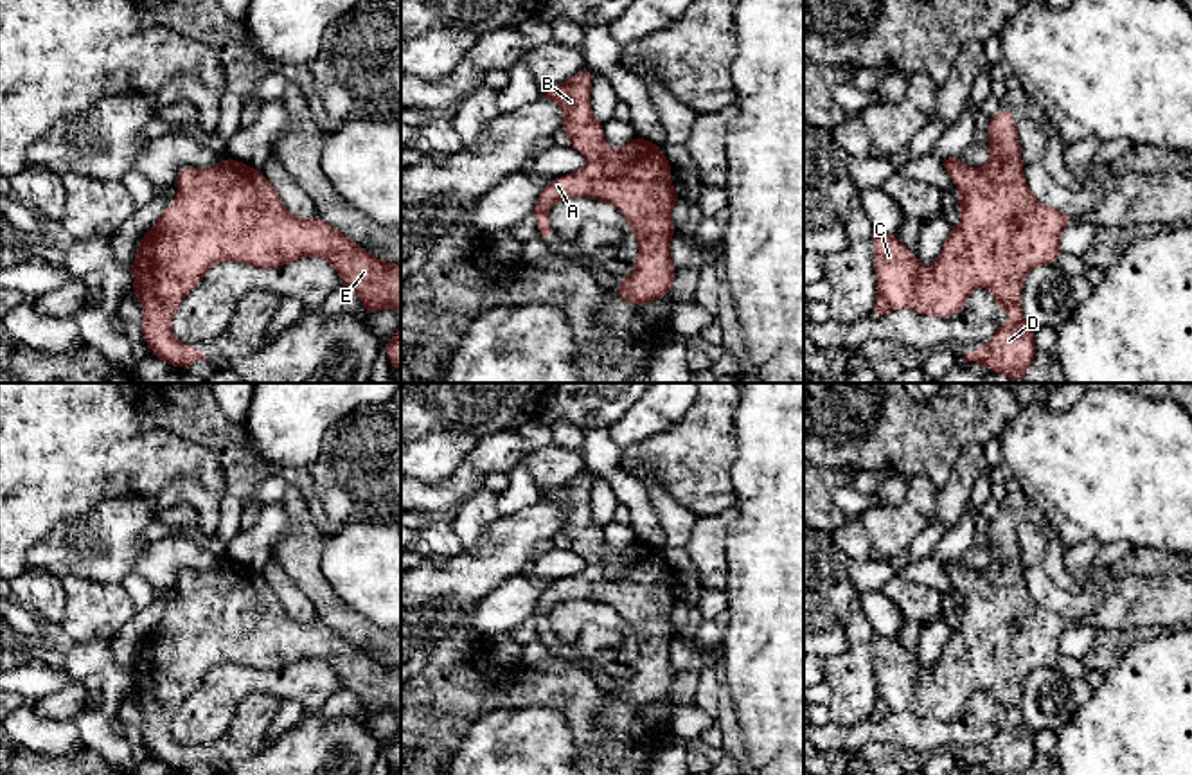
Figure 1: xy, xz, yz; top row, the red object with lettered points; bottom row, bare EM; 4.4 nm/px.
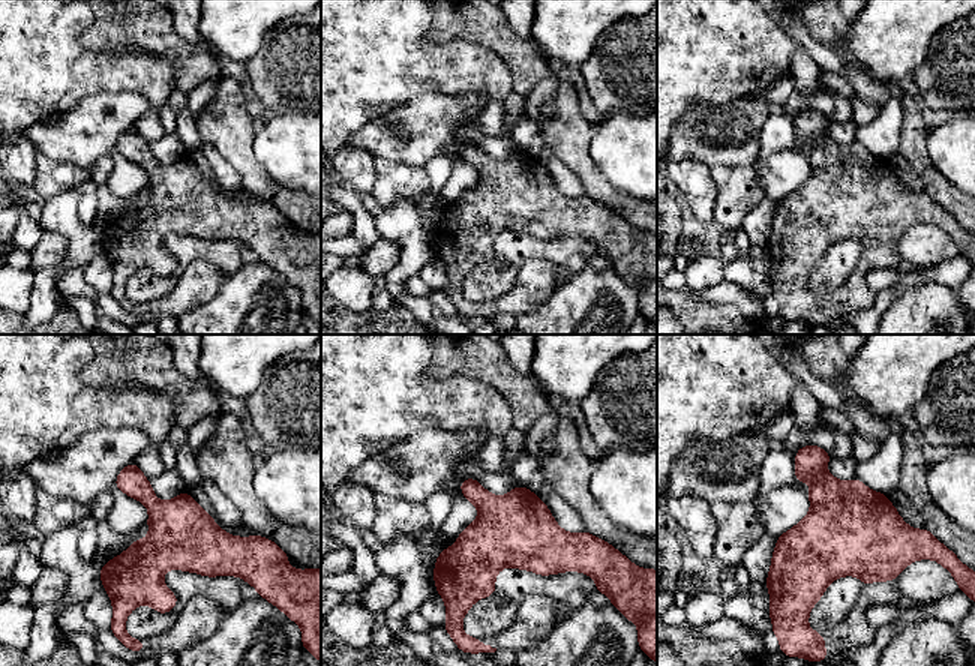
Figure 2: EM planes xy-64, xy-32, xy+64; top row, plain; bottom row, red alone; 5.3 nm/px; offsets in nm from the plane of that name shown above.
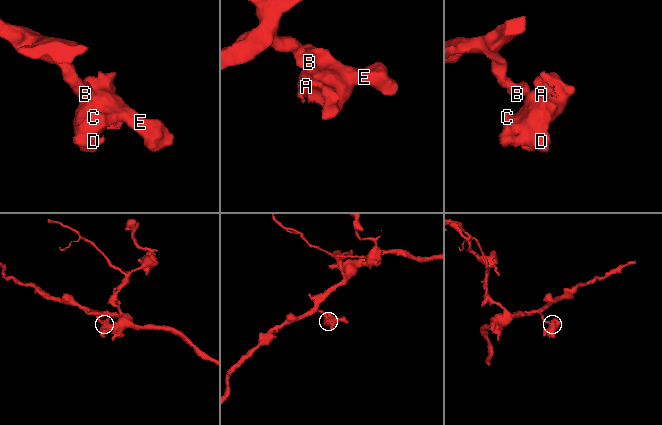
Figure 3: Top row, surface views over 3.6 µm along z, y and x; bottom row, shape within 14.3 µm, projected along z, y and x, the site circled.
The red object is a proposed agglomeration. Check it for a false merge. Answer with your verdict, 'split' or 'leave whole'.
leave whole

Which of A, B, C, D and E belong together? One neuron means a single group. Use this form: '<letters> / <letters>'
A B C D E

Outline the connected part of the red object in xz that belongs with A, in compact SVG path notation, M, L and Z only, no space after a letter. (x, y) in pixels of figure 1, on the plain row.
M583 471L563 487L539 491L539 500L563 511L561 530L570 539L570 550L583 556L588 566L543 592L532 611L538 637L547 646L556 642L547 619L557 602L590 601L611 606L638 644L636 673L620 683L615 698L626 707L647 707L669 698L676 678L669 658L676 637L671 615L680 602L669 581L672 568L660 548L640 539L620 552L609 552L604 547L604 527L592 518L592 487L592 475Z

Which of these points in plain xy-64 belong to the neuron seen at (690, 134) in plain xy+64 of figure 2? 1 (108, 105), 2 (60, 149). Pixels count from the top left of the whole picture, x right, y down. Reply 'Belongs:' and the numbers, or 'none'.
Belongs: 1, 2

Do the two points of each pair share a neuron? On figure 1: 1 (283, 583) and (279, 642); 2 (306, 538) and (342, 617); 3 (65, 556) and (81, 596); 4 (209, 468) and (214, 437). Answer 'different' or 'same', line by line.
1: different
2: same
3: different
4: different

